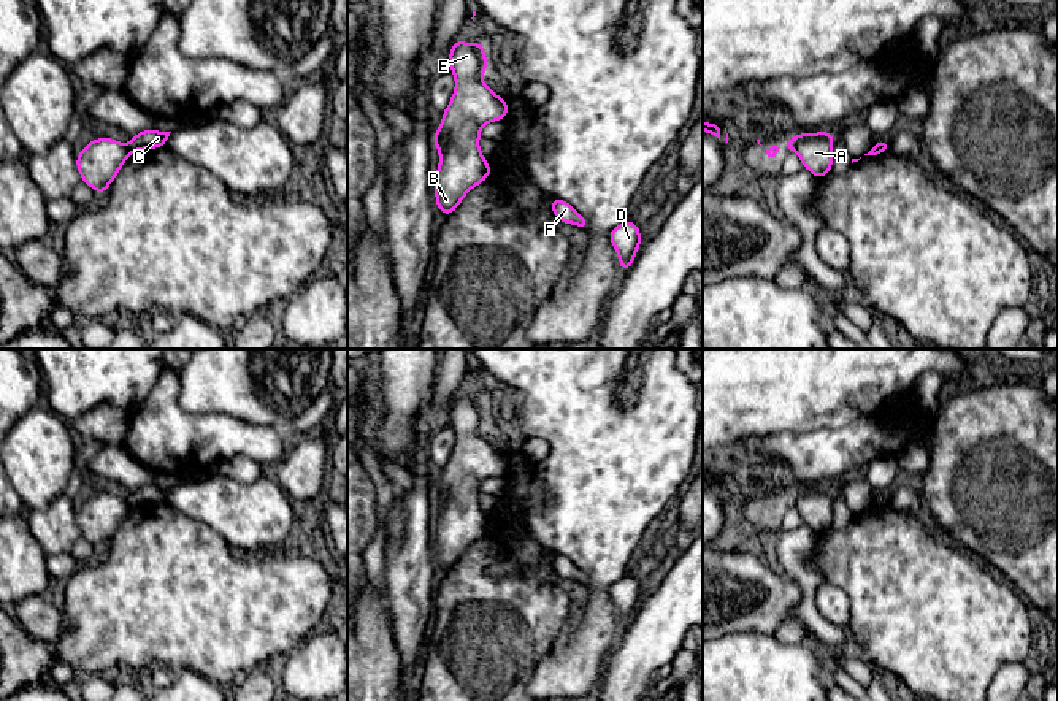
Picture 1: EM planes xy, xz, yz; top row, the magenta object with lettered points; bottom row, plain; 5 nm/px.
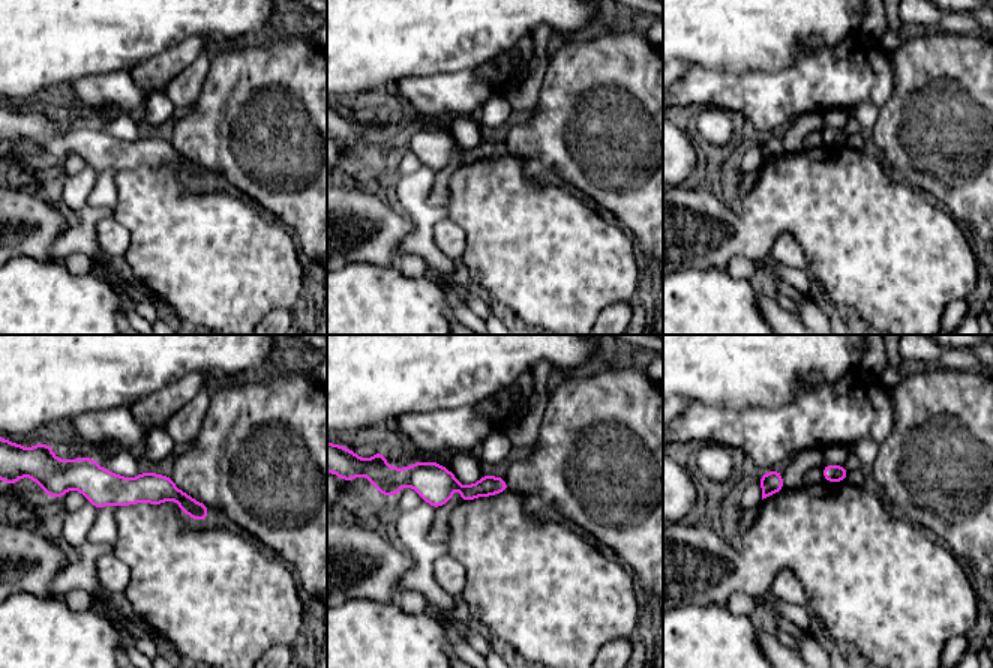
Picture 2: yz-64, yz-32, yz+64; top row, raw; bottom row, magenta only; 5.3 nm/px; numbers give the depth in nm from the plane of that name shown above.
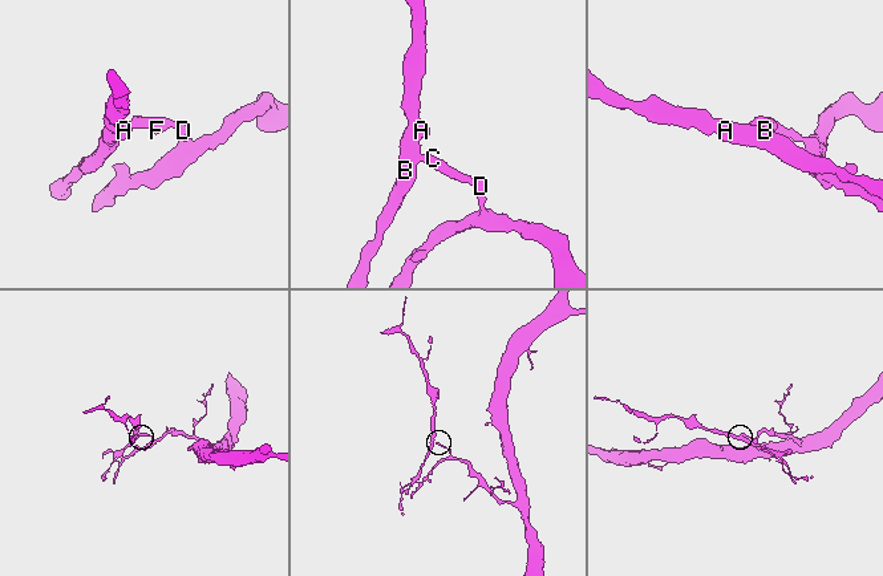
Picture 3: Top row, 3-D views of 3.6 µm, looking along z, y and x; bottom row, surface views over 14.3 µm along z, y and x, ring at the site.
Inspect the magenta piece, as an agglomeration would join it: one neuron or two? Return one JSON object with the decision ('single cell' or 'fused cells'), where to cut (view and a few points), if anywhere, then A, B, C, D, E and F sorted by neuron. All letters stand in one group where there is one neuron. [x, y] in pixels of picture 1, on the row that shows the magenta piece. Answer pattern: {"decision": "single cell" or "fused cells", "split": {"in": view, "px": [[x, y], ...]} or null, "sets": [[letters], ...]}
{"decision": "fused cells", "split": {"in": "xy", "px": [[126, 145], [130, 153]]}, "sets": [["A", "B", "E"], ["C", "D", "F"]]}

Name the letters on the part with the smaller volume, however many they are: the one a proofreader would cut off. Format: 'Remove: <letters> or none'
Remove: A, B, E

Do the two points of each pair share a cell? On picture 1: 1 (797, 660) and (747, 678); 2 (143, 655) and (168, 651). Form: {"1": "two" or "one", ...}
{"1": "one", "2": "one"}

